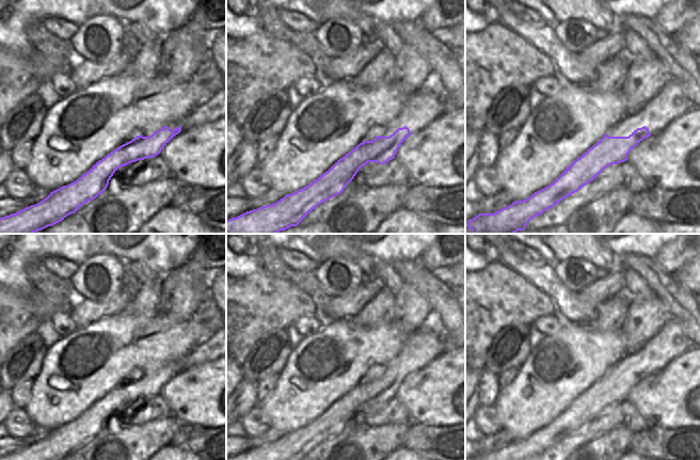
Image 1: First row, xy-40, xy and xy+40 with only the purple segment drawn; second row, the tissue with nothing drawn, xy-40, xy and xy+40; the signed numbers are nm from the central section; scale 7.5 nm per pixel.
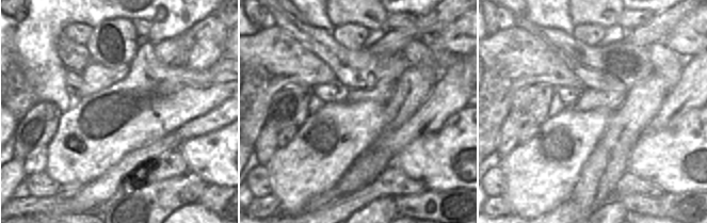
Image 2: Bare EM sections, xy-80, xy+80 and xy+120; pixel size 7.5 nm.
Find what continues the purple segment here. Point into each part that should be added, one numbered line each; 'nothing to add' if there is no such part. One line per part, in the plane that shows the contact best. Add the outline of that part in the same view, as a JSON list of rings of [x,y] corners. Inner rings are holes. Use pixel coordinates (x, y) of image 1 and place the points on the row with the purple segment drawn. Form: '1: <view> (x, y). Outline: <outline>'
1: xy (422, 108). Outline: [[[430,83],[424,90],[408,96],[408,99],[401,110],[401,112],[387,125],[385,126],[377,126],[372,128],[366,141],[372,141],[378,136],[381,137],[389,137],[393,134],[398,128],[402,128],[407,126],[411,133],[419,132],[427,126],[429,126],[434,120],[443,115],[446,111],[446,99],[438,85],[434,83]]]

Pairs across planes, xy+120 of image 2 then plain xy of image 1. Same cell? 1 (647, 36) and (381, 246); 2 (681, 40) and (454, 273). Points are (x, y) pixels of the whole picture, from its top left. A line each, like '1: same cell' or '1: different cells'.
1: different cells
2: same cell

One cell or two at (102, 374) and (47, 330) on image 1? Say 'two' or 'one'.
two

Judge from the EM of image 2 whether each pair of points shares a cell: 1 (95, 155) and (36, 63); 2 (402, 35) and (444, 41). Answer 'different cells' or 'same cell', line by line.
1: different cells
2: different cells

